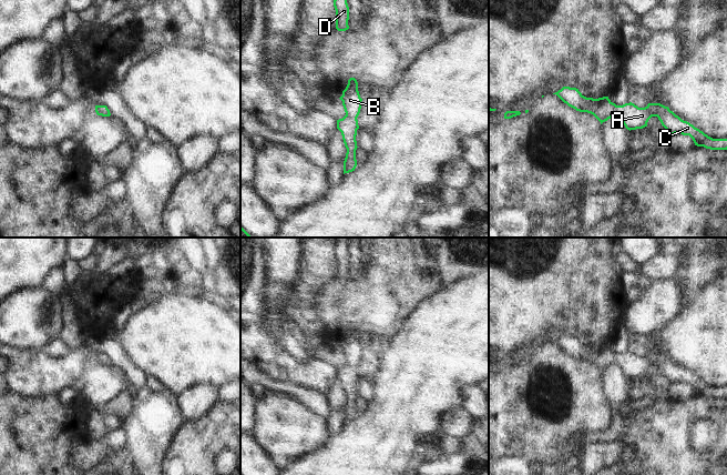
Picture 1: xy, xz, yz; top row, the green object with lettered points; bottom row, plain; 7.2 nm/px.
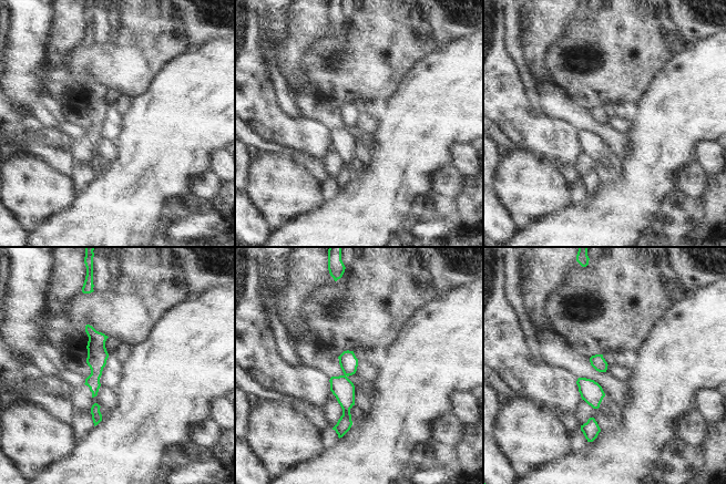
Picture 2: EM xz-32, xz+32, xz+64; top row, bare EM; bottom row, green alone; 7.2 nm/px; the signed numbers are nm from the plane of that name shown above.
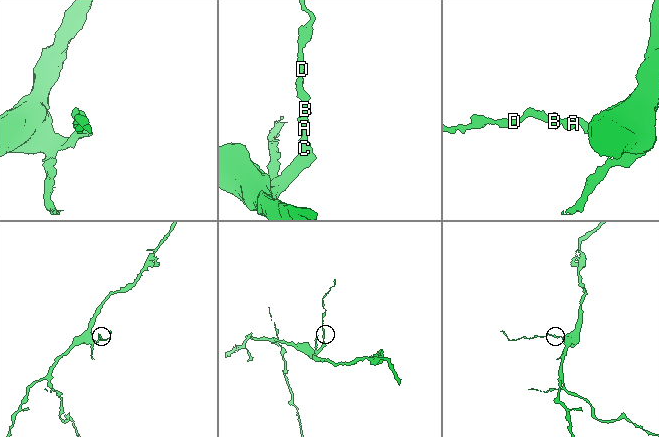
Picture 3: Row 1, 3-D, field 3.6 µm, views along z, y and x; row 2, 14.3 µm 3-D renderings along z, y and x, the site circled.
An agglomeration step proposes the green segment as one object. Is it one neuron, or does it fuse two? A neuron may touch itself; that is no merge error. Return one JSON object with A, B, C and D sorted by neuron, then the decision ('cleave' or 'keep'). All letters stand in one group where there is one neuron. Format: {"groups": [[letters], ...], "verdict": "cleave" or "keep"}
{"groups": [["A", "B", "C", "D"]], "verdict": "keep"}

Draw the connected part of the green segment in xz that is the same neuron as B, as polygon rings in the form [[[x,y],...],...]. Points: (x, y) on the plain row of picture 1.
[[[355,326],[348,329],[346,337],[342,340],[342,344],[339,346],[342,350],[342,354],[346,364],[342,367],[337,368],[337,377],[341,381],[345,395],[347,397],[346,406],[344,410],[344,423],[355,420],[357,415],[356,398],[357,398],[357,378],[358,364],[361,357],[361,350],[358,331]]]

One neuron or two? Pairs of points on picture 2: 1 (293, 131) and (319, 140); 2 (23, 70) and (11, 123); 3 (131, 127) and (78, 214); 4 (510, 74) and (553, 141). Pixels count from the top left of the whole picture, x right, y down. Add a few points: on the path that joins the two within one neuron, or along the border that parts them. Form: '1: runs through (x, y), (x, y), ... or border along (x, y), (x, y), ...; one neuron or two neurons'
1: runs through (299, 131), (313, 137); one neuron
2: border along (11, 104), (17, 113), (32, 116); two neurons
3: runs through (131, 150), (131, 162), (100, 193); one neuron
4: runs through (510, 91), (510, 99), (537, 125); one neuron

